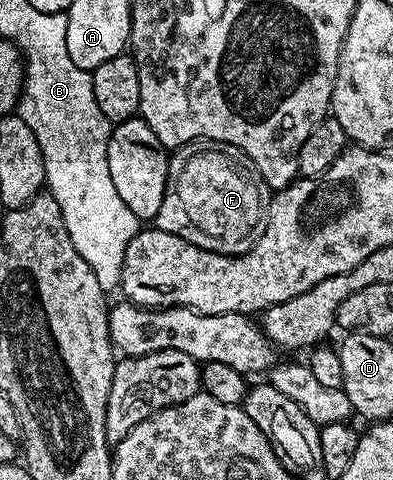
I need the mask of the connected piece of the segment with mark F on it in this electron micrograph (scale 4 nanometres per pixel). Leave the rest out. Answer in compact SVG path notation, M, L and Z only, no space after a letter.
M199 140L179 146L169 155L169 159L170 167L168 168L164 200L160 204L160 212L152 219L153 225L164 232L172 232L172 236L180 236L180 240L188 240L188 244L196 244L199 248L208 252L216 252L217 254L247 254L260 240L260 236L266 227L266 214L270 211L271 195L268 193L266 181L260 176L256 164L252 164L252 160L240 148L230 146L227 142L211 142L209 140Z

